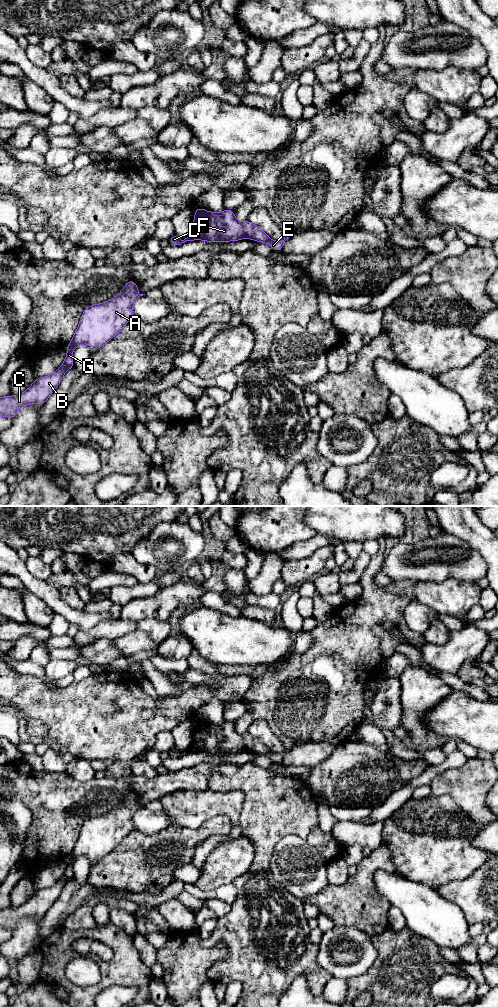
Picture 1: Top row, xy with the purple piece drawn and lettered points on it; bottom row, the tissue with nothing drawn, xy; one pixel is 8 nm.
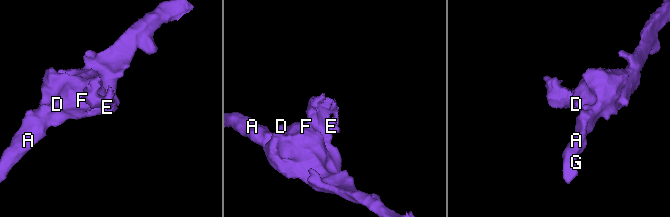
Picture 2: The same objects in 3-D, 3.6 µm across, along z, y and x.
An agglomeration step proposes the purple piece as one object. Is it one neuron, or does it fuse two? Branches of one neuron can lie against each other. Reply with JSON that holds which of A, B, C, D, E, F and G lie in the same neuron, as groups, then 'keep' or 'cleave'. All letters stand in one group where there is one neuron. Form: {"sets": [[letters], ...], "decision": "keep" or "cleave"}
{"sets": [["A", "B", "C", "D", "F", "G"], ["E"]], "decision": "cleave"}

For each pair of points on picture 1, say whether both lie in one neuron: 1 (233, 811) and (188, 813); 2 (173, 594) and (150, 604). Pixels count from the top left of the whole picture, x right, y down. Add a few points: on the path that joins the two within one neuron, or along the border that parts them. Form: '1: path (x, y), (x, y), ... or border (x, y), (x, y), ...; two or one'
1: path (222, 808), (199, 808); one
2: path (167, 600), (162, 604), (156, 604); one

